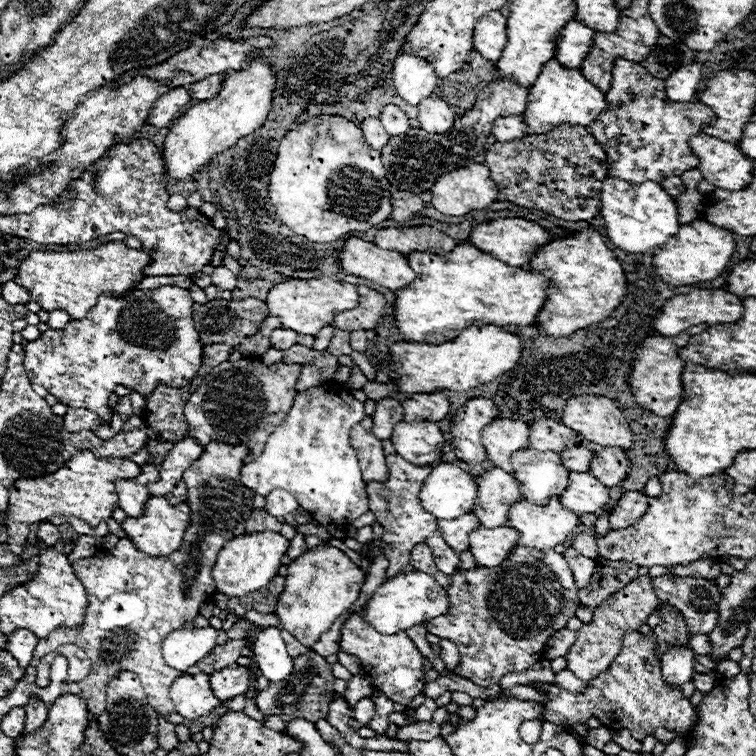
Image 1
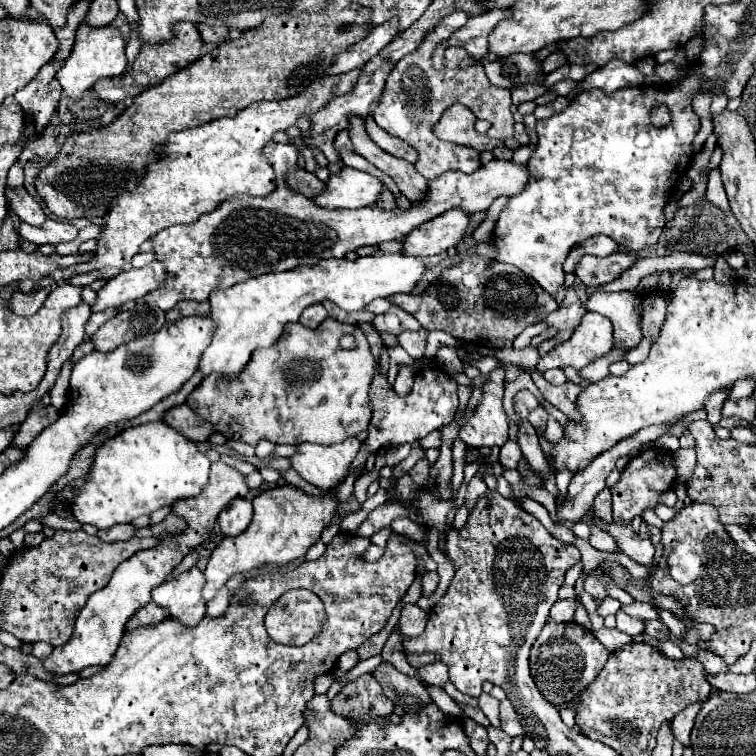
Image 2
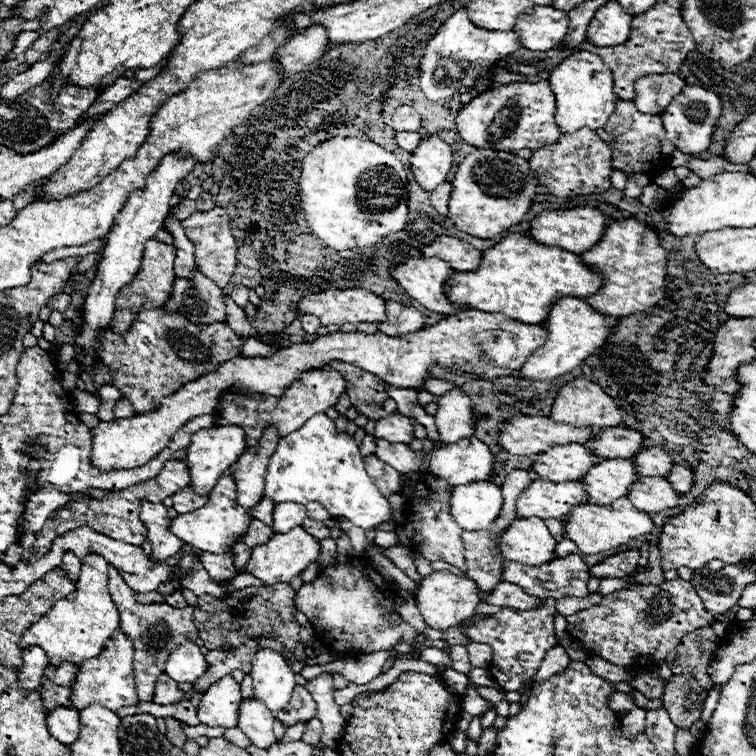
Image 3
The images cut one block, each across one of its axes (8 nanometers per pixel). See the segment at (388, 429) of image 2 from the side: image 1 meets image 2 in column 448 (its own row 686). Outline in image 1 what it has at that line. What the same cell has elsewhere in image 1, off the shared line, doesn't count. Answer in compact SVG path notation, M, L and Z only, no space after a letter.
M354 614L342 630L342 652L360 658L364 674L374 682L378 690L382 690L392 702L408 704L414 696L418 696L424 688L424 670L422 670L422 654L416 644L408 638L406 632L398 632L392 636L384 636L374 632L366 622L360 622L360 616Z

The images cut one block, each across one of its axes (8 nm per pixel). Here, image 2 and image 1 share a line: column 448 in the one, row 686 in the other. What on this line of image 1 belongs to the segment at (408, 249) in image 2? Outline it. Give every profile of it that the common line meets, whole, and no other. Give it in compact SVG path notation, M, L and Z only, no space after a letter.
M230 664L222 668L220 672L210 674L210 688L218 700L230 700L234 696L240 696L248 690L250 684L250 670L238 664Z

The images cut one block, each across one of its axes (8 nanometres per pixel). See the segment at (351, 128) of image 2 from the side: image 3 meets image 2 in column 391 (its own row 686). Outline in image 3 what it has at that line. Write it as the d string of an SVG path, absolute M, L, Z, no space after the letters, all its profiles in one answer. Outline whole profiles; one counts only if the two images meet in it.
M166 674L158 676L156 686L154 686L154 704L176 704L184 698L184 692L178 688L174 680L170 680Z

